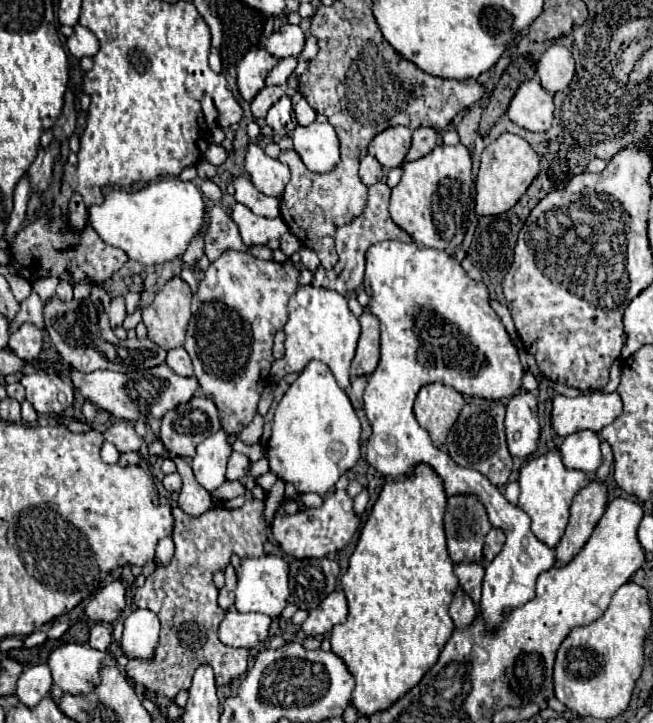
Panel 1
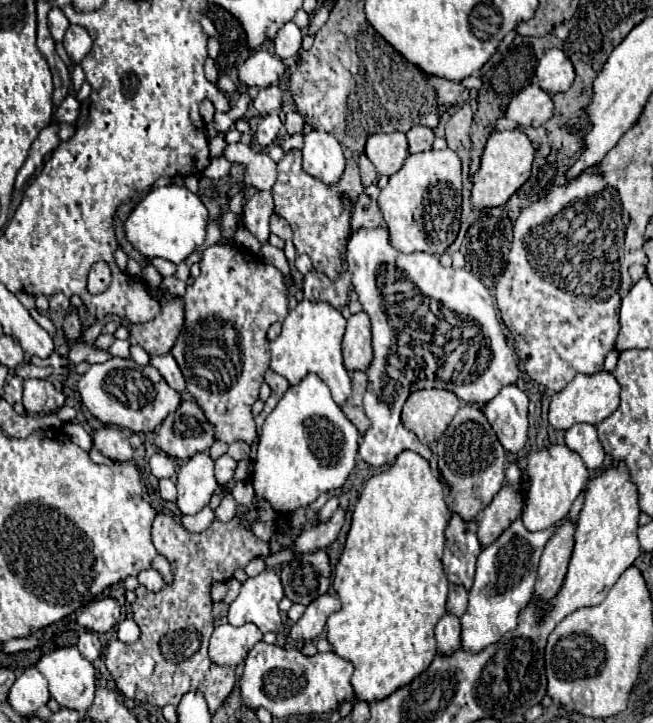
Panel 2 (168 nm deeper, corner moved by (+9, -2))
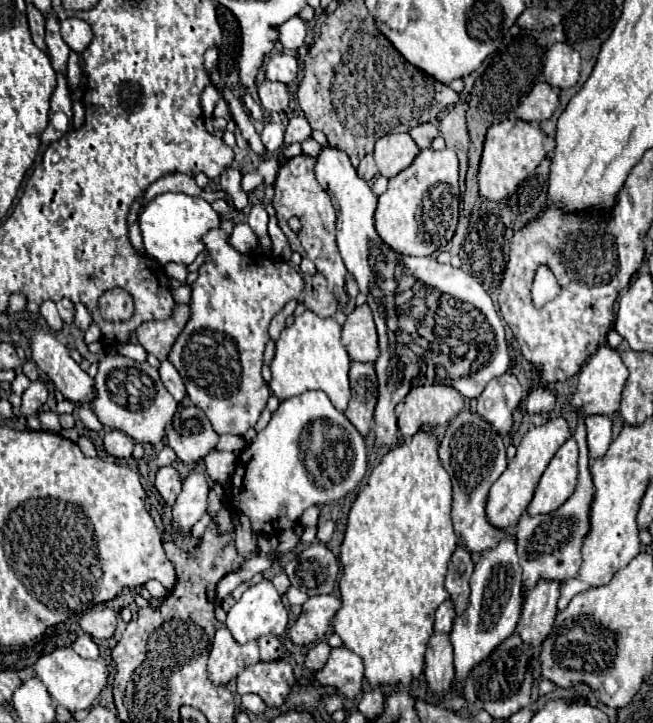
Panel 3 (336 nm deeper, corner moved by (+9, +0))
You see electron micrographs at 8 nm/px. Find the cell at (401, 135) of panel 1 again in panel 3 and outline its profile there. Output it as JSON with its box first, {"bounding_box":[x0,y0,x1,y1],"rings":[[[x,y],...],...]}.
{"bounding_box":[374,134,420,178],"rings":[[[386,134],[376,142],[374,158],[382,176],[392,178],[408,168],[418,156],[420,148],[410,134]]]}

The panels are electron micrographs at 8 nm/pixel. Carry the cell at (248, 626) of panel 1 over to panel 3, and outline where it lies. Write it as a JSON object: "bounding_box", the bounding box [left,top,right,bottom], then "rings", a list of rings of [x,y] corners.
{"bounding_box":[208,628,258,686],"rings":[[[218,628],[210,650],[208,676],[214,686],[228,686],[228,682],[234,680],[246,666],[258,660],[258,642],[252,640],[240,646],[234,642],[228,628]]]}

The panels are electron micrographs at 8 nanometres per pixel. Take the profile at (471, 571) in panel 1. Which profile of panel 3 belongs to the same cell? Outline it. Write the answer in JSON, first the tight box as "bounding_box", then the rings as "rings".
{"bounding_box":[434,600,456,634],"rings":[[[450,600],[442,602],[436,610],[436,616],[434,616],[434,632],[444,632],[448,634],[452,630],[452,620],[454,620],[456,612],[454,612],[454,606]]]}

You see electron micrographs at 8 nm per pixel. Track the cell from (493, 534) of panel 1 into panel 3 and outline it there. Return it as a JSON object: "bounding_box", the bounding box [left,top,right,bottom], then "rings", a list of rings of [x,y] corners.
{"bounding_box":[486,416,572,528],"rings":[[[556,416],[550,418],[546,424],[536,426],[532,430],[526,432],[526,436],[522,438],[522,442],[516,448],[516,456],[508,462],[508,468],[504,470],[504,474],[492,484],[490,494],[488,494],[488,506],[486,506],[486,514],[490,524],[494,524],[496,528],[508,528],[514,526],[522,512],[526,510],[526,506],[530,504],[534,490],[538,486],[538,480],[542,476],[542,472],[546,470],[548,462],[552,460],[552,456],[556,454],[556,450],[572,436],[570,426],[566,422],[566,418]]]}

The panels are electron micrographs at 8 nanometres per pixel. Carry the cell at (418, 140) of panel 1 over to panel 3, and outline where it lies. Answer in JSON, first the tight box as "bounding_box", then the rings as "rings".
{"bounding_box":[410,124,438,148],"rings":[[[420,124],[416,128],[410,130],[410,136],[414,138],[414,142],[420,146],[420,148],[428,148],[430,142],[438,136],[438,128],[434,124]]]}

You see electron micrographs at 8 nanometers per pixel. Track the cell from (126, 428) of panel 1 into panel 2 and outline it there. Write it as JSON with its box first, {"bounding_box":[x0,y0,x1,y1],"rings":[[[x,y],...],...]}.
{"bounding_box":[92,426,134,462],"rings":[[[102,426],[100,430],[94,430],[92,440],[96,450],[100,450],[100,454],[104,454],[110,460],[116,462],[126,462],[132,458],[134,450],[128,442],[128,432],[122,428],[112,428],[112,426]]]}

